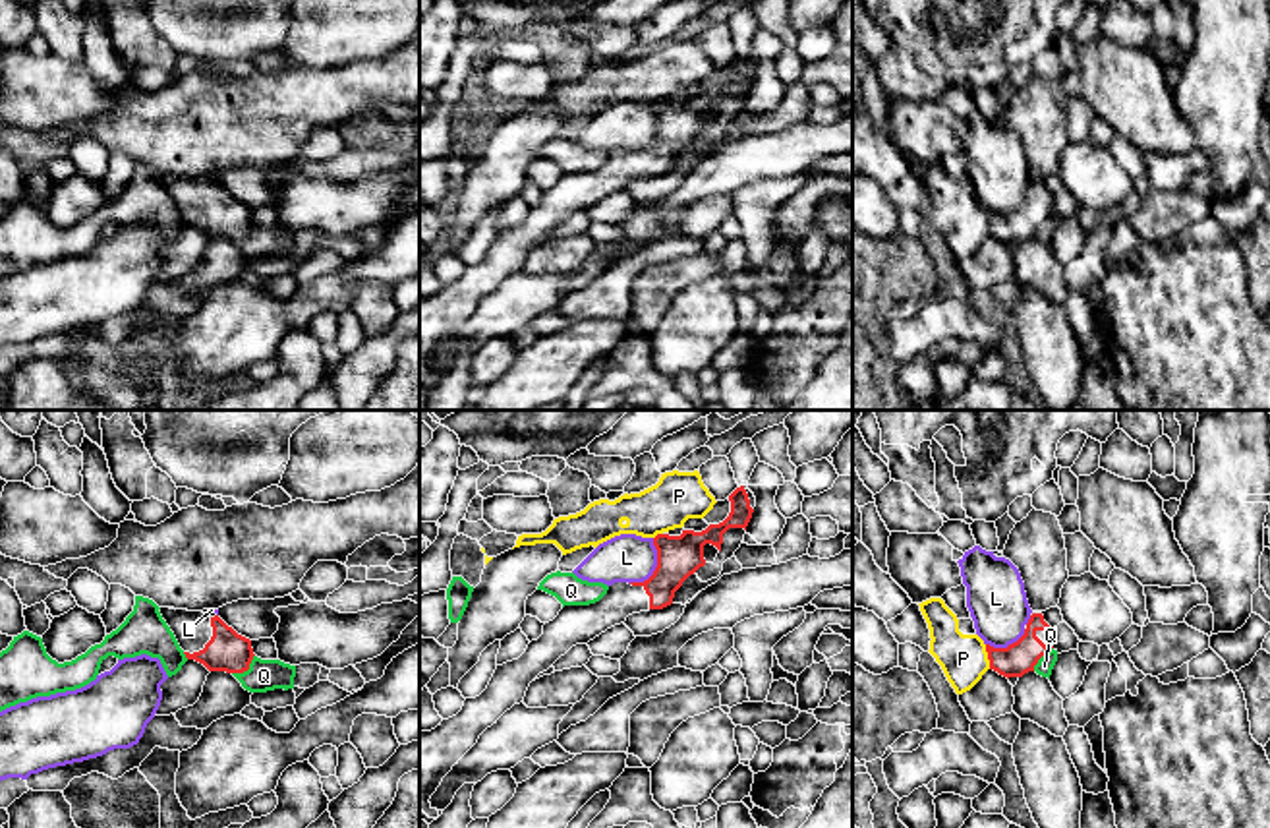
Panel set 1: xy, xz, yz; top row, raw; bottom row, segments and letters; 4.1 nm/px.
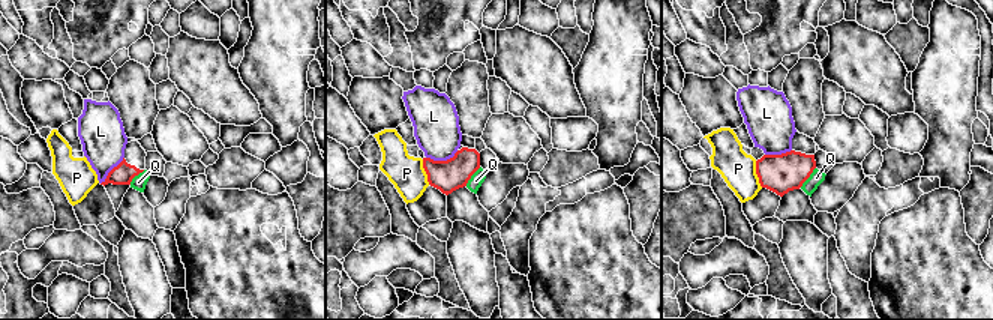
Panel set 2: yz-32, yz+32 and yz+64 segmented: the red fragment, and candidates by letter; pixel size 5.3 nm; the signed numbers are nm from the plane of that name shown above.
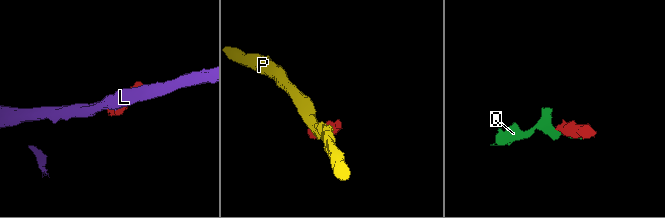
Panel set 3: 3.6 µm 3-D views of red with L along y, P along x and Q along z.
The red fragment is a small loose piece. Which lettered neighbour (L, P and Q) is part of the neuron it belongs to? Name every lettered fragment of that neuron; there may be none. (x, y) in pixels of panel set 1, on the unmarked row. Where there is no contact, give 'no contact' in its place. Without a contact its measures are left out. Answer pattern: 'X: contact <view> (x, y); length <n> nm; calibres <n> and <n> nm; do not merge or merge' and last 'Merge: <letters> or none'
L: contact xz (656, 134); length 220 nm; calibres 180 and 200 nm; do not merge
P: contact yz (988, 223); length 110 nm; calibres 140 and 200 nm; do not merge
Q: contact xy (246, 236); length 130 nm; calibres 170 and 130 nm; do not merge
Merge: none

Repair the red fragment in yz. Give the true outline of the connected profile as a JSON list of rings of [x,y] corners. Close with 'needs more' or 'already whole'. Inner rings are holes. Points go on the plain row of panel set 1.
[[[1032,180],[1025,201],[1007,215],[994,215],[986,211],[990,236],[1003,244],[1023,244],[1034,238],[1034,232],[1042,222],[1054,215],[1052,193],[1044,188],[1042,180]]] | needs more

